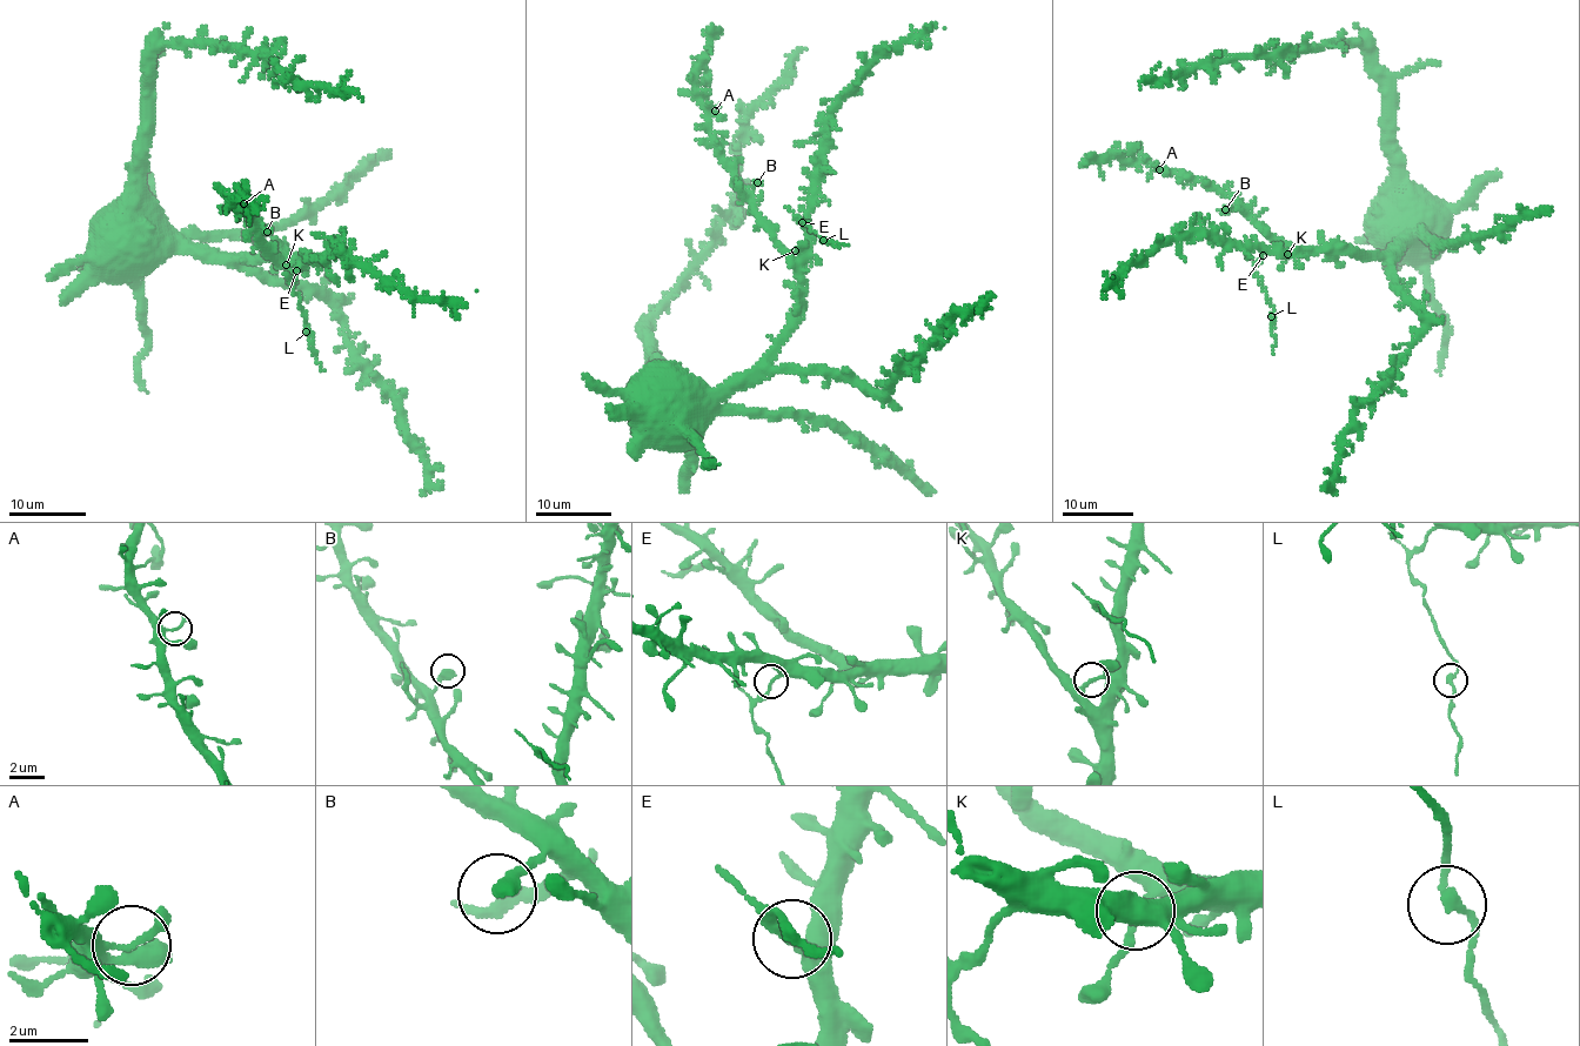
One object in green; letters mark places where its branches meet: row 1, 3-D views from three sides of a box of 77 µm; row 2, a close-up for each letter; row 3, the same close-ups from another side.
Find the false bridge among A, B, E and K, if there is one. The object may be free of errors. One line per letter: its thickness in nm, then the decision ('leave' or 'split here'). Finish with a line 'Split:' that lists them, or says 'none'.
A: calibre 220 nm; leave
B: calibre 320 nm; leave
E: calibre 190 nm; split here
K: calibre 220 nm; leave
Split: E

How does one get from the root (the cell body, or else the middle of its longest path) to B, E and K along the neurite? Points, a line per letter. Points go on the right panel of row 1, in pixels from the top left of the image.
B: (1390, 221), (1390, 230), (1401, 241), (1386, 254), (1363, 259), (1345, 250), (1290, 249), (1234, 202), (1225, 209)
E: (1390, 221), (1390, 230), (1401, 241), (1386, 254), (1363, 259), (1345, 250), (1263, 255)
K: (1390, 221), (1390, 230), (1401, 241), (1386, 254), (1363, 259), (1345, 250), (1297, 249), (1287, 254)

